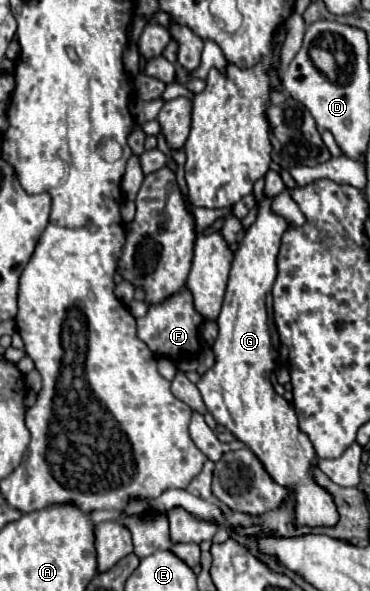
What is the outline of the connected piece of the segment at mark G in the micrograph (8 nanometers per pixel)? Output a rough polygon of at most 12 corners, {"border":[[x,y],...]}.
{"border":[[259,212],[233,258],[197,388],[215,422],[293,492],[295,524],[333,528],[315,448],[269,374],[279,240]]}

